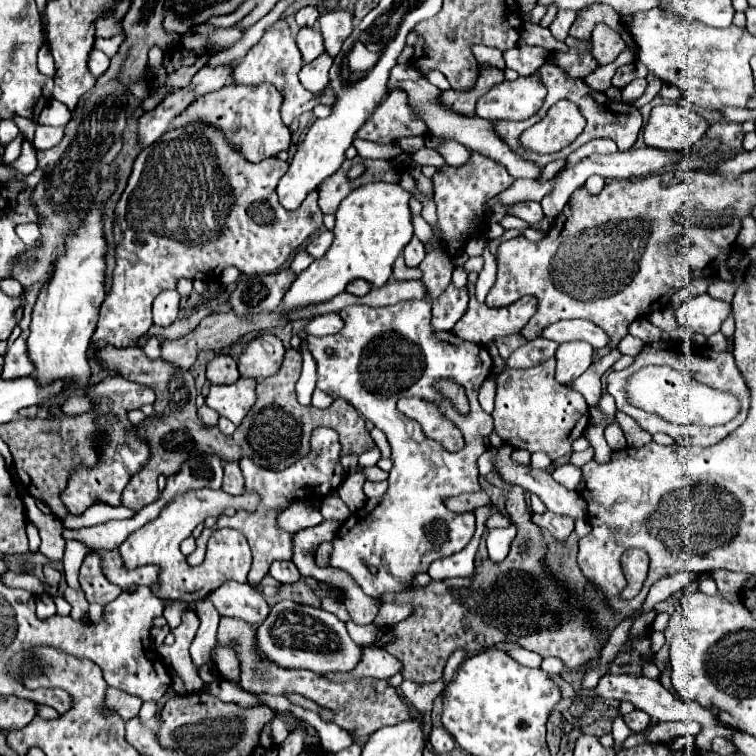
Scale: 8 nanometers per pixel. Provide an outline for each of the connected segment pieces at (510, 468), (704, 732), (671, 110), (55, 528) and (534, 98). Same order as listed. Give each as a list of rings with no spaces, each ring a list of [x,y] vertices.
[[[502,444],[496,458],[496,470],[502,474],[506,482],[518,484],[538,494],[540,500],[546,504],[546,508],[554,514],[570,518],[586,518],[586,502],[576,490],[566,490],[546,470],[532,470],[520,466],[518,462],[512,462],[510,452],[512,446]]]
[[[604,674],[600,678],[600,684],[596,686],[596,696],[602,696],[602,698],[614,698],[614,700],[628,700],[632,702],[638,710],[644,710],[648,712],[654,720],[658,722],[668,722],[668,720],[694,720],[702,726],[700,734],[698,734],[698,746],[702,752],[708,752],[710,750],[710,742],[712,738],[716,736],[722,736],[722,738],[732,738],[738,730],[730,730],[730,726],[726,726],[716,714],[712,714],[710,710],[698,706],[698,704],[690,704],[690,702],[682,702],[682,698],[670,694],[660,682],[656,680],[650,680],[646,676],[628,676],[628,674]]]
[[[664,104],[652,108],[650,120],[644,128],[644,140],[646,146],[682,152],[692,150],[706,130],[708,120],[700,114],[680,104]]]
[[[26,490],[20,494],[28,512],[28,520],[38,528],[42,544],[40,544],[40,552],[50,558],[50,560],[62,560],[64,554],[64,538],[62,538],[62,522],[54,516],[54,514],[46,514],[36,506],[36,500],[26,494]]]
[[[538,72],[512,82],[492,86],[476,104],[476,114],[484,120],[526,120],[534,116],[546,98],[546,86]]]

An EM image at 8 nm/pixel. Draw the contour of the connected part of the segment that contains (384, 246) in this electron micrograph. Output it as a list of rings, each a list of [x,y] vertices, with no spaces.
[[[388,182],[364,184],[352,190],[336,212],[332,248],[320,260],[314,260],[304,272],[300,272],[300,276],[296,276],[282,298],[280,310],[284,314],[290,314],[294,310],[304,310],[308,306],[328,302],[336,294],[344,292],[346,284],[354,278],[364,278],[376,288],[384,286],[392,274],[394,260],[414,236],[412,216],[408,208],[410,198],[412,194],[400,184]]]

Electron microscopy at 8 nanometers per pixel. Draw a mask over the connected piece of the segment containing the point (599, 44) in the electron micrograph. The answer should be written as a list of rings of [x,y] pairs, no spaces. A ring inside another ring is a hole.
[[[596,24],[592,30],[592,56],[598,60],[600,66],[610,64],[618,58],[618,54],[624,50],[626,42],[620,34],[616,34],[606,24]]]

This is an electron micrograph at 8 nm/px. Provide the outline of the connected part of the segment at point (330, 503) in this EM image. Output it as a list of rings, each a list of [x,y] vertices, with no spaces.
[[[326,498],[326,500],[322,502],[320,512],[324,514],[324,520],[326,520],[326,518],[340,518],[340,522],[344,522],[344,520],[350,516],[348,506],[346,506],[344,500],[340,500],[340,498]]]

